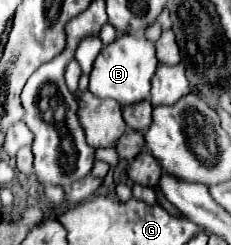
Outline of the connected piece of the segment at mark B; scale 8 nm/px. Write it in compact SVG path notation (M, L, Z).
M122 34L112 44L104 46L90 72L90 92L98 98L112 98L122 106L150 98L150 80L158 68L154 44L146 38Z

